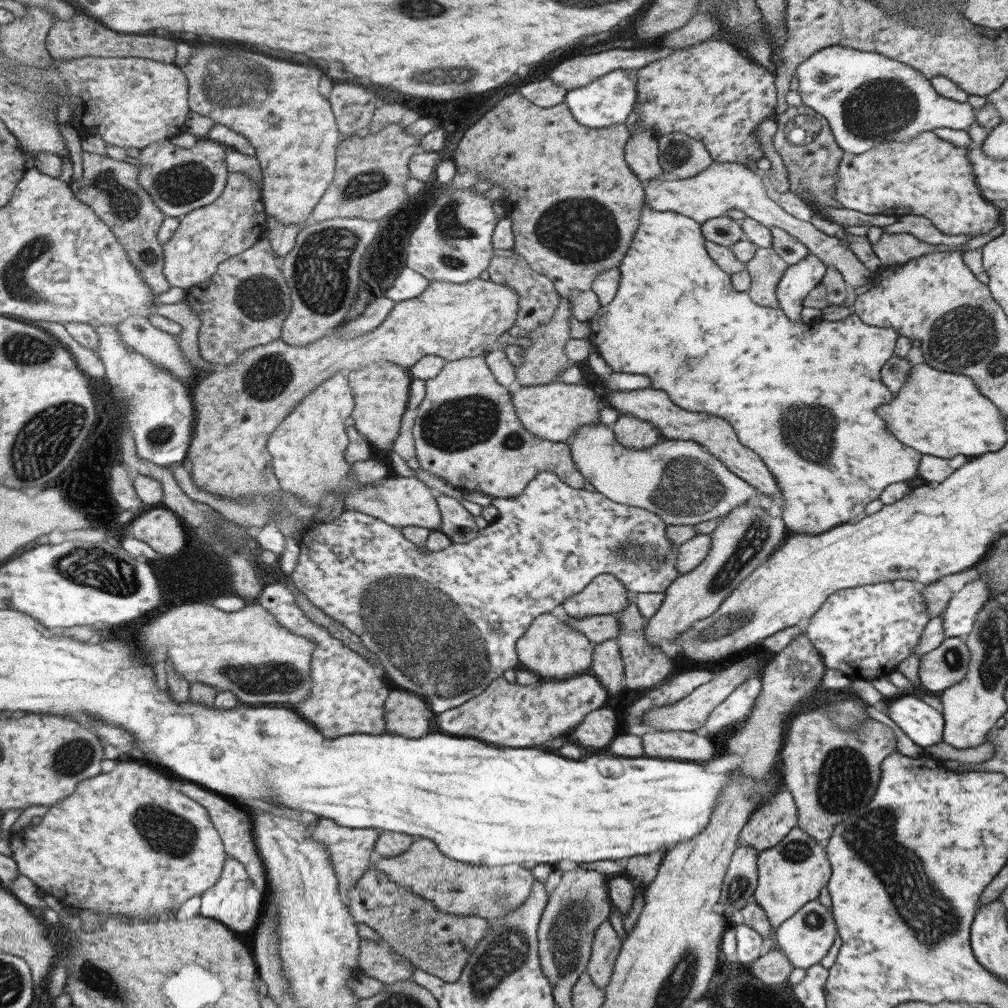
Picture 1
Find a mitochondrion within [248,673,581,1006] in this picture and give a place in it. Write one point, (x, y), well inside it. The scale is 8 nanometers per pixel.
(505, 954)

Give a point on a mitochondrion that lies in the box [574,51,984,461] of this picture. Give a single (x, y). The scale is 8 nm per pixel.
(880, 108)

